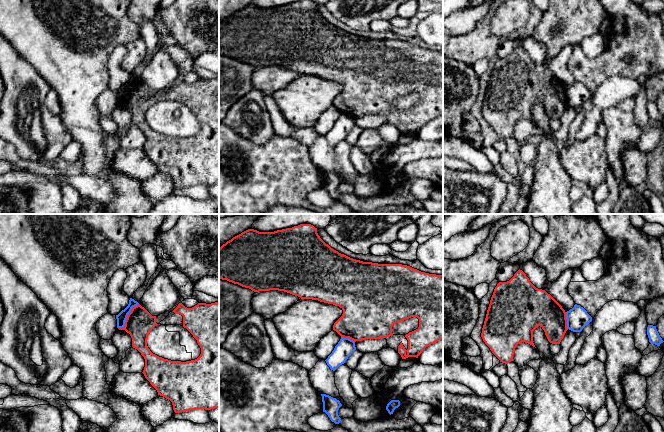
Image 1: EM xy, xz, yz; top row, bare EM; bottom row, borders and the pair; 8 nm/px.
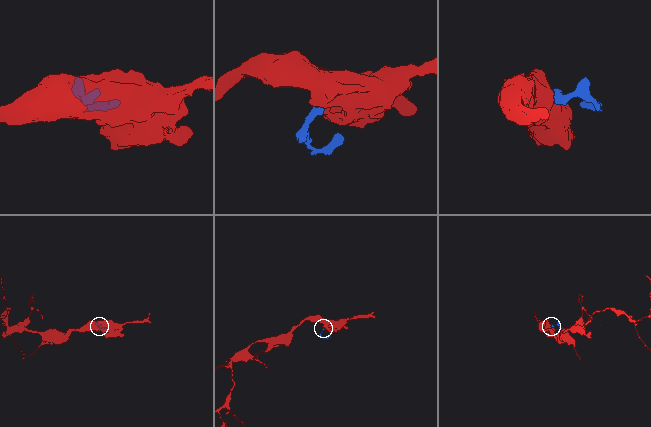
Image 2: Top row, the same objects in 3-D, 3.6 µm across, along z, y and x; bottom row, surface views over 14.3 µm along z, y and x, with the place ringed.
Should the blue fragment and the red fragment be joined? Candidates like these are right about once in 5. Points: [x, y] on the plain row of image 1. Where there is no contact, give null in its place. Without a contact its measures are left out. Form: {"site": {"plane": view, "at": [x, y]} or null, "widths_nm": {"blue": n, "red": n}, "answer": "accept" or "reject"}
{"site": {"plane": "xy", "at": [126, 93]}, "widths_nm": {"blue": 80, "red": 220}, "answer": "reject"}

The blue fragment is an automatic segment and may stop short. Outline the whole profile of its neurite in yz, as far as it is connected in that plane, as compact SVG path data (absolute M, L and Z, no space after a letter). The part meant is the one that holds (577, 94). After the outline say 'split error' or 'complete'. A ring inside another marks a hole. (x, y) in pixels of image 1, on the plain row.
M575 80L566 88L567 104L573 108L581 108L592 97L592 93L580 81Z; complete

